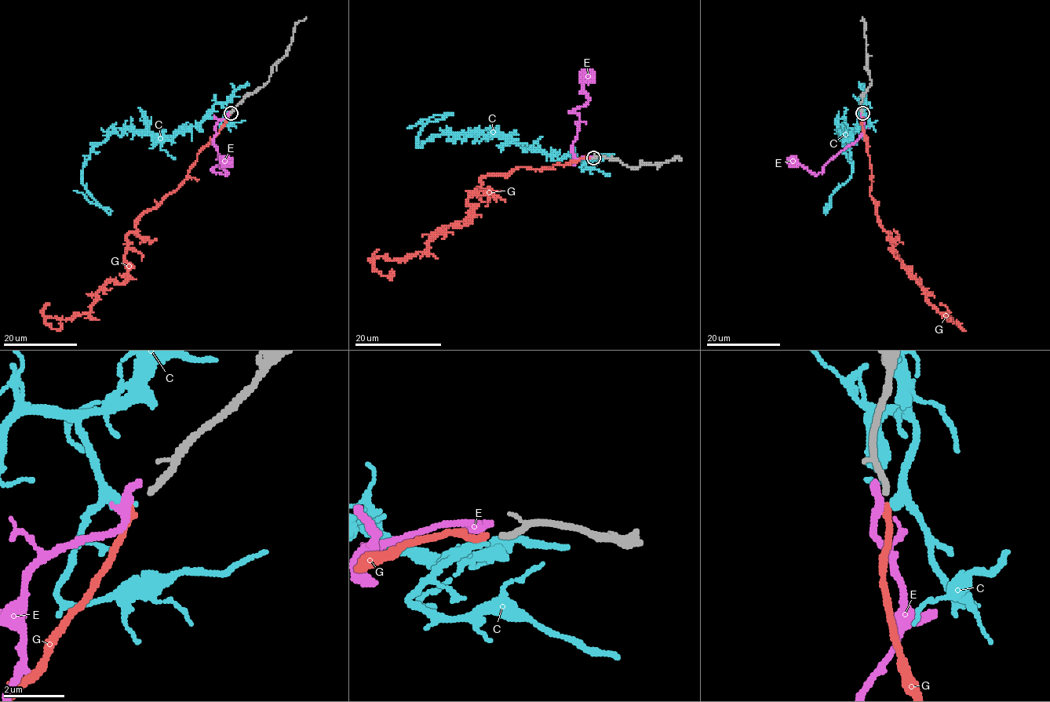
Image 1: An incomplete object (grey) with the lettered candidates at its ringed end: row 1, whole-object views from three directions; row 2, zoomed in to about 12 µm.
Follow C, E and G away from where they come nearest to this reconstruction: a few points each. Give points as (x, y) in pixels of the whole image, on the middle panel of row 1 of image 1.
C: (592, 158), (553, 160), (479, 132), (434, 135), (417, 144), (427, 121), (449, 114), (407, 127)
E: (590, 158), (575, 160), (570, 149), (578, 115), (570, 112), (585, 103), (587, 93), (581, 76), (586, 75)
G: (590, 158), (485, 176), (468, 199), (465, 224), (445, 225), (424, 251), (373, 261), (384, 276), (391, 270)

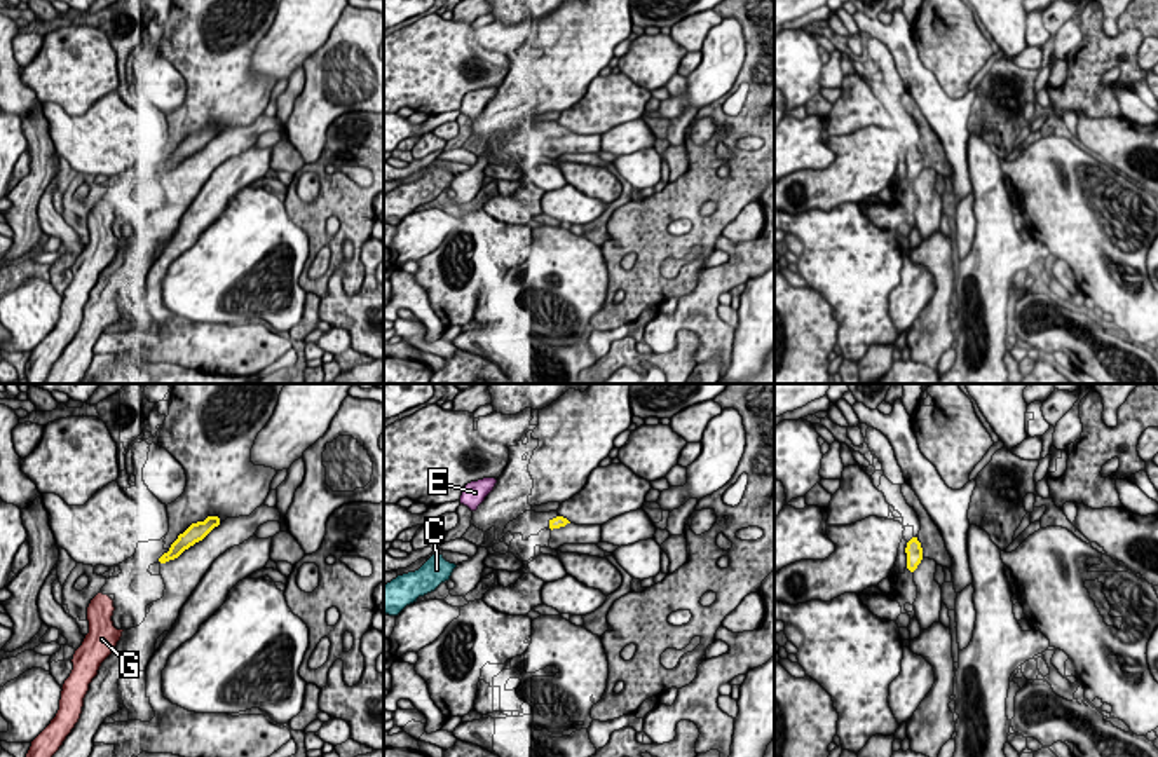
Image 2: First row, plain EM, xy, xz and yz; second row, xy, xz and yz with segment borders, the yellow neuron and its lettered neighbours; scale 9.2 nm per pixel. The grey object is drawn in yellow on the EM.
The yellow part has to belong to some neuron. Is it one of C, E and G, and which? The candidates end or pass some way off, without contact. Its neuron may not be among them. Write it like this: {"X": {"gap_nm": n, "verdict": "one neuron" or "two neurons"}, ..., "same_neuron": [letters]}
{"C": {"gap_nm": 950, "verdict": "two neurons"}, "E": {"gap_nm": 600, "verdict": "two neurons"}, "G": {"gap_nm": 550, "verdict": "one neuron"}, "same_neuron": ["G"]}

